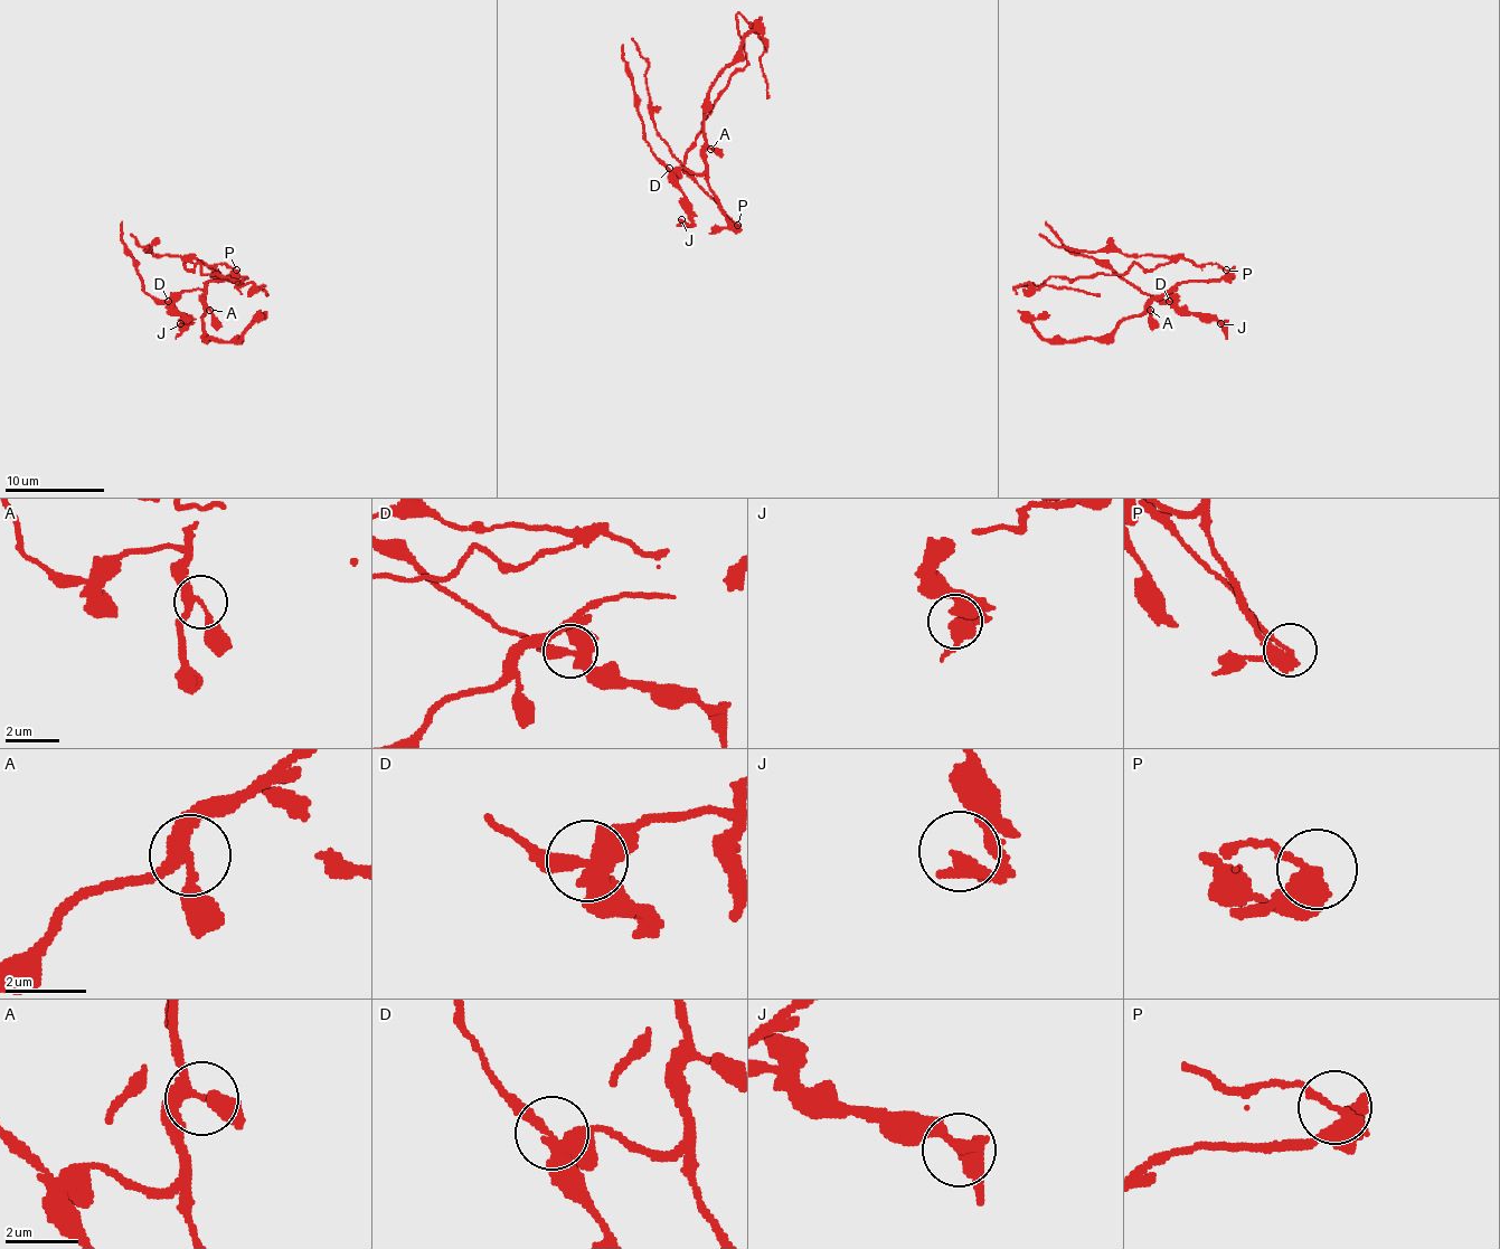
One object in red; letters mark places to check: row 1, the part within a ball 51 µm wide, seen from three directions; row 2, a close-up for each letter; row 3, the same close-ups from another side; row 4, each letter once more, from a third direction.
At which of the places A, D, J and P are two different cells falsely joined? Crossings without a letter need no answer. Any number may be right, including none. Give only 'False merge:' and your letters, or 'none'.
False merge: D, P

